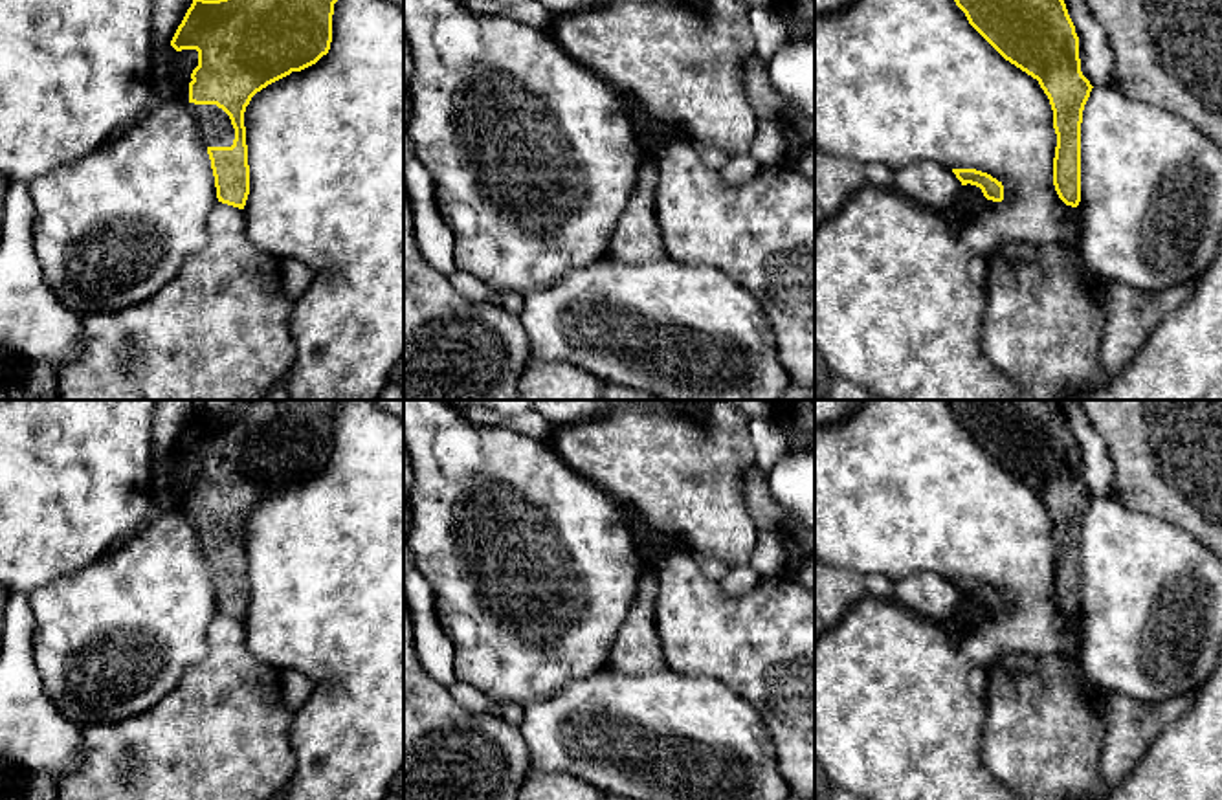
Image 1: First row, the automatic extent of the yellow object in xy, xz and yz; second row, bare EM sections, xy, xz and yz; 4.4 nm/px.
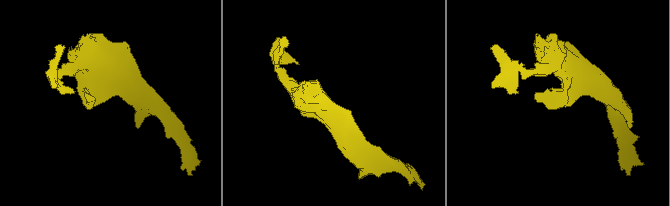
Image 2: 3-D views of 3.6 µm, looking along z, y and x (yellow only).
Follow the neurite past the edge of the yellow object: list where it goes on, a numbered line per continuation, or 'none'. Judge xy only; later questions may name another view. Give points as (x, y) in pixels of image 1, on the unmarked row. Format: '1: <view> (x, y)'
1: xy (215, 536)

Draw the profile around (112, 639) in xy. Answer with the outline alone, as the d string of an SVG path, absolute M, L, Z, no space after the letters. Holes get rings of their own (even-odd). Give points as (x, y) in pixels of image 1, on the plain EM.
M180 508L165 510L141 534L88 567L35 589L29 606L37 620L33 659L46 695L81 728L128 719L158 705L189 666L206 659L207 628L218 613L206 552Z

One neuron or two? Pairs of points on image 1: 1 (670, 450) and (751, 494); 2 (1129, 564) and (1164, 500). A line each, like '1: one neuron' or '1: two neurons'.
1: two neurons
2: two neurons

